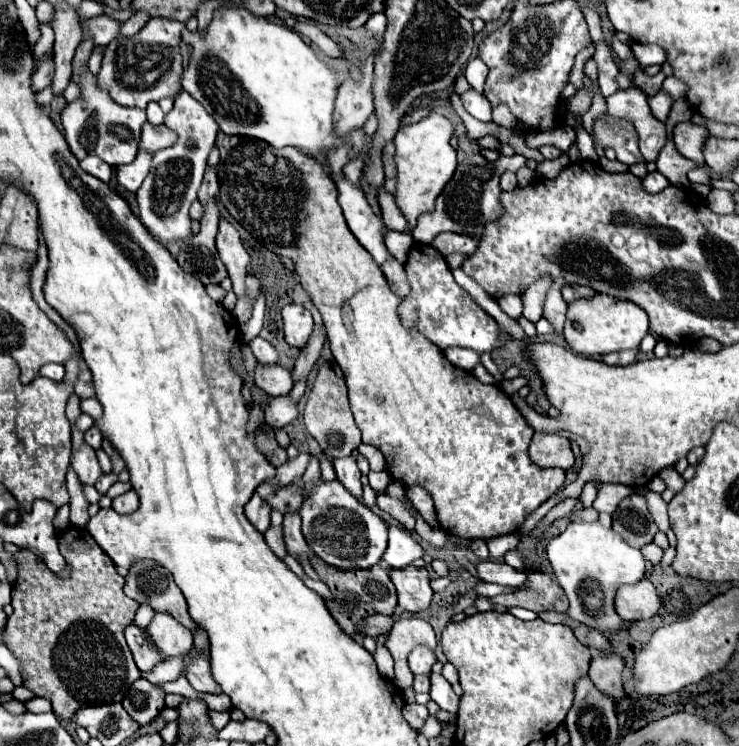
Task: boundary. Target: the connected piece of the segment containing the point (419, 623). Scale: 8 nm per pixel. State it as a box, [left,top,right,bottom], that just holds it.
[386,619,437,689]

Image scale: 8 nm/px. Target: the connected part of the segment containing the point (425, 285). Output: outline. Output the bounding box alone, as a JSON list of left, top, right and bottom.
[400,243,502,353]

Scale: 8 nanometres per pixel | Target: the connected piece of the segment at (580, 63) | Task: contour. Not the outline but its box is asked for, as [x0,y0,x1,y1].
[568,44,595,89]

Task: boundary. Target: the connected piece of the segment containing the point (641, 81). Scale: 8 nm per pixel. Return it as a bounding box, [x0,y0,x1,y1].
[634,69,666,97]

